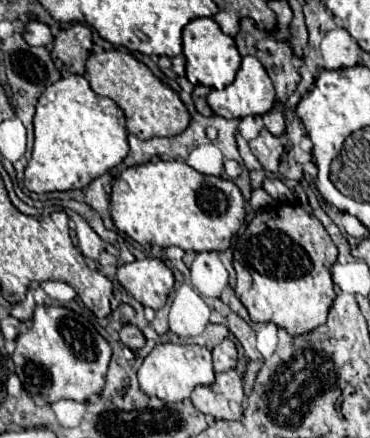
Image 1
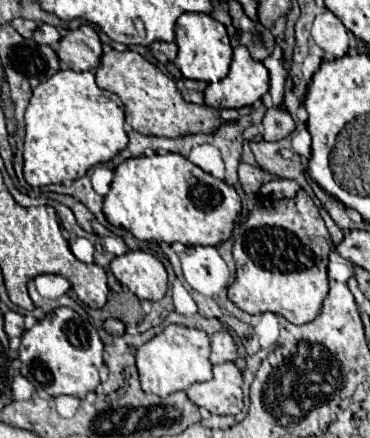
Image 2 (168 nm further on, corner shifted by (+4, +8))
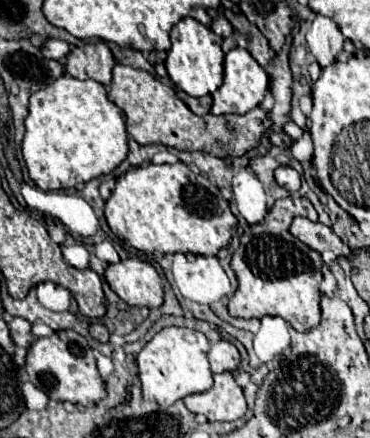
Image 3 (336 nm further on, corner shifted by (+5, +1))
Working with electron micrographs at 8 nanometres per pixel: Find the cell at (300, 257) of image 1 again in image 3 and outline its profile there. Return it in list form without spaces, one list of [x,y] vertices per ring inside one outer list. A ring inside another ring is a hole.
[[[286,197],[274,201],[262,223],[248,227],[242,233],[240,245],[232,255],[232,269],[238,277],[238,289],[228,303],[232,317],[282,317],[302,333],[320,323],[320,283],[324,263],[318,251],[312,251],[290,233],[290,223],[296,215],[318,221],[316,211],[306,197]]]

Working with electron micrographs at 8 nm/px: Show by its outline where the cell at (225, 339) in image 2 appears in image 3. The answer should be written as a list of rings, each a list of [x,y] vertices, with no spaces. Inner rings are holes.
[[[220,339],[218,343],[214,343],[210,347],[208,359],[210,359],[210,367],[212,367],[214,373],[234,371],[238,367],[238,363],[240,363],[240,353],[238,353],[238,349],[230,341]]]

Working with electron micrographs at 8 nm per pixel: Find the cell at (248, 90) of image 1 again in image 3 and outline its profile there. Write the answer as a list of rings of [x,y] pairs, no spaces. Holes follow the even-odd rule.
[[[234,47],[232,51],[226,53],[226,59],[224,59],[224,83],[212,93],[212,99],[214,99],[212,113],[214,115],[226,115],[226,113],[244,115],[246,111],[260,105],[266,91],[268,91],[266,71],[258,63],[254,63],[252,55],[246,49]]]

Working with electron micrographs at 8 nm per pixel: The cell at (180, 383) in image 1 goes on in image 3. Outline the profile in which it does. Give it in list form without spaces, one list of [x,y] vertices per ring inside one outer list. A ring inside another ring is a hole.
[[[164,327],[138,353],[138,377],[142,381],[142,395],[160,405],[172,405],[192,393],[204,393],[212,387],[212,371],[208,365],[210,343],[204,333],[186,327]]]

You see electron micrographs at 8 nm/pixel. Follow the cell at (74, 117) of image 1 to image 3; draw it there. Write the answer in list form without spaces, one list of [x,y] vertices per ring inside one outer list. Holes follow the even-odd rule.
[[[64,73],[52,85],[30,97],[22,155],[30,179],[42,191],[74,189],[90,179],[108,175],[128,153],[124,111],[106,97],[104,85],[94,79],[74,79]]]

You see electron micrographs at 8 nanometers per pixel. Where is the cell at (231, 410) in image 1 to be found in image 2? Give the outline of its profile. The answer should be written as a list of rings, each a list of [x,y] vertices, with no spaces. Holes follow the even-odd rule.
[[[225,362],[219,366],[213,366],[213,378],[209,382],[193,384],[187,390],[187,396],[197,404],[207,408],[211,414],[239,414],[243,410],[243,378],[239,368],[233,362]]]

